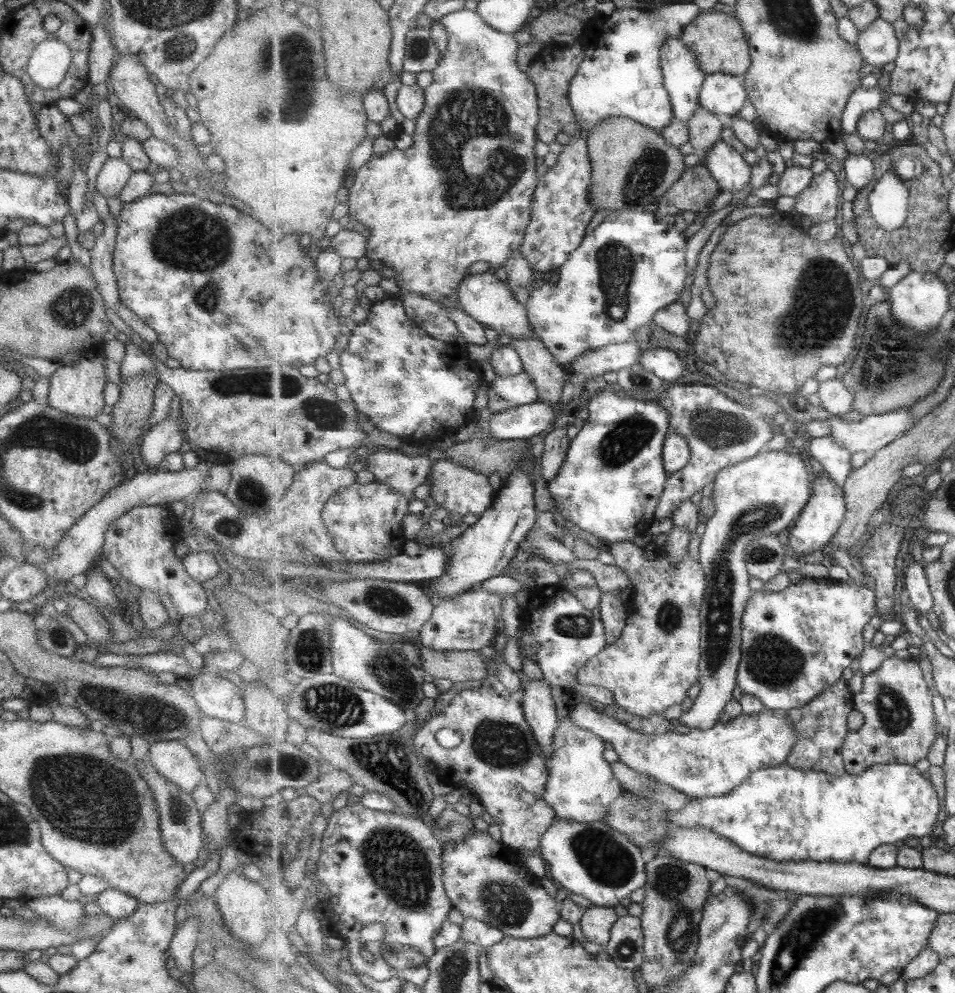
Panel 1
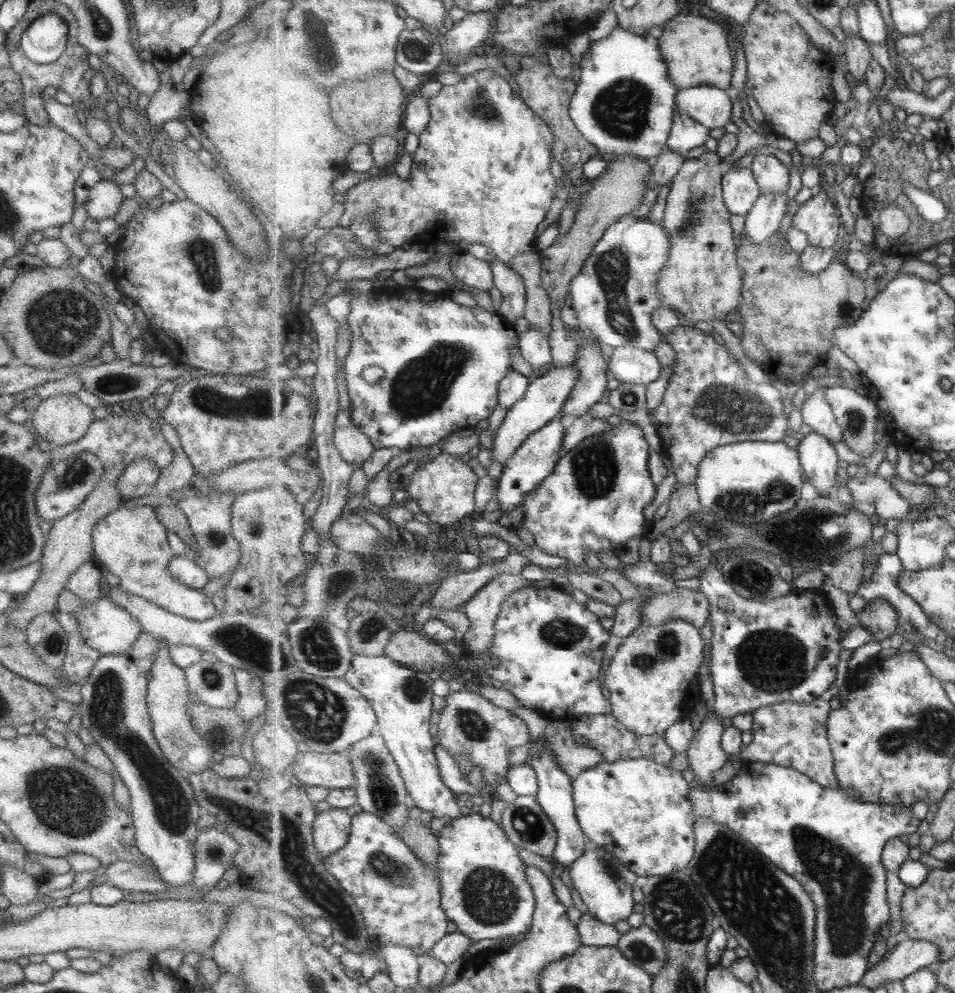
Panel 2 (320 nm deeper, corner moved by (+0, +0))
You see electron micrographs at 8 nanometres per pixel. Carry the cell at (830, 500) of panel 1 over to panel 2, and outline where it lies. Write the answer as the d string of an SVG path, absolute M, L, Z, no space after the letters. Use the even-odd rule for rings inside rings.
M811 431L799 442L797 449L807 482L827 497L829 488L839 484L838 464L841 460L832 440Z

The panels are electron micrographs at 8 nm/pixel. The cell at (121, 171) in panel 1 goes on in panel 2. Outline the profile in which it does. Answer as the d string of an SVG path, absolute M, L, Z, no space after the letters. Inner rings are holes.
M101 179L89 189L84 202L86 216L96 221L112 217L119 210L123 199L119 186L109 180Z

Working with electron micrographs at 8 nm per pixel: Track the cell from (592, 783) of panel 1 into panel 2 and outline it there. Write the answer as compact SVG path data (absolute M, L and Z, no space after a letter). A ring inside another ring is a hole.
M519 796L503 813L502 827L518 847L553 858L558 831L536 796Z

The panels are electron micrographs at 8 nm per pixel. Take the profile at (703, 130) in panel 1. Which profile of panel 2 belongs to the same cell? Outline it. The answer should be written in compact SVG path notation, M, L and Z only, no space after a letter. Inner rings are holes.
M706 150L701 156L686 159L670 185L671 191L666 199L664 227L670 235L671 258L659 276L659 295L662 307L669 307L683 315L685 320L705 322L722 319L728 322L729 316L736 314L743 301L744 271L738 262L738 244L731 226L731 211L724 200L724 186L721 172L722 156Z

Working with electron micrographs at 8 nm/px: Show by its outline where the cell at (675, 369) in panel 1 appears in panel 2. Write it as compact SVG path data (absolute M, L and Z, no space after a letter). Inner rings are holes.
M621 346L610 356L611 377L621 383L649 384L661 376L662 361L654 352L633 347Z

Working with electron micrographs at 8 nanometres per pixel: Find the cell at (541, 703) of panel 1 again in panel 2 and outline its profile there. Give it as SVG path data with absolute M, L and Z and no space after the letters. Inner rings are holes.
M543 734L532 742L531 749L528 751L526 763L531 766L538 775L538 792L536 795L539 805L549 816L558 831L558 843L552 860L555 860L565 867L570 867L577 862L591 845L589 837L582 829L582 825L576 814L574 804L574 780L569 774L565 773L562 766L555 759L555 752L551 752L549 745Z

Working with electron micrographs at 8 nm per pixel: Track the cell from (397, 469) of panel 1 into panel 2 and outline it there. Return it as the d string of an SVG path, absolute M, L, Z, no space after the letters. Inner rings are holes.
M353 424L336 427L334 441L343 460L353 467L362 465L377 450L367 434Z

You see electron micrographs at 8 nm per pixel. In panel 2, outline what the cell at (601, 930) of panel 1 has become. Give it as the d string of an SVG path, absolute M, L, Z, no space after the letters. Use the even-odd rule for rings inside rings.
M587 912L578 922L581 942L585 946L617 946L623 934L611 924L605 924L597 920L595 916Z

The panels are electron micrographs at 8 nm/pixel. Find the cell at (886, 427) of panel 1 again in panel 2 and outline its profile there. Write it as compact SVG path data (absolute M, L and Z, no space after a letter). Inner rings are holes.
M819 387L808 396L805 404L803 404L801 414L803 422L813 427L813 431L826 436L829 440L832 440L833 444L837 444L841 439L844 442L843 429L829 405L823 387Z

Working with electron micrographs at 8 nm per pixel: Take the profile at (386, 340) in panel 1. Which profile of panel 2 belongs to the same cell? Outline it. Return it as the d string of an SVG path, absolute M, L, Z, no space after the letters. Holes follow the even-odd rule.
M418 287L403 288L403 294L399 296L391 296L391 294L381 294L377 296L378 301L373 300L373 295L361 294L357 298L353 298L351 302L351 314L348 318L348 325L352 333L351 351L345 359L345 374L348 386L348 396L350 398L350 412L352 424L358 426L372 440L377 449L396 449L413 450L418 448L427 448L431 444L437 444L441 438L447 438L450 434L460 431L462 428L475 428L483 426L486 419L495 412L495 408L499 406L499 390L500 382L513 369L512 360L514 348L519 346L519 335L503 316L491 314L489 310L485 310L481 306L465 307L457 302L453 302L452 291L449 288L441 292L426 292ZM371 366L379 366L384 374L375 384L370 384L363 378L363 372Z

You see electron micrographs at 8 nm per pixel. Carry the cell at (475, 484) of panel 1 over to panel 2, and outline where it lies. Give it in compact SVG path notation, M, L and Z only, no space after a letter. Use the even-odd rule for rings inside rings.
M448 453L438 455L425 461L409 479L406 490L414 498L422 512L433 522L441 526L462 521L473 516L475 510L475 488L477 474L466 463L466 458L459 458Z

